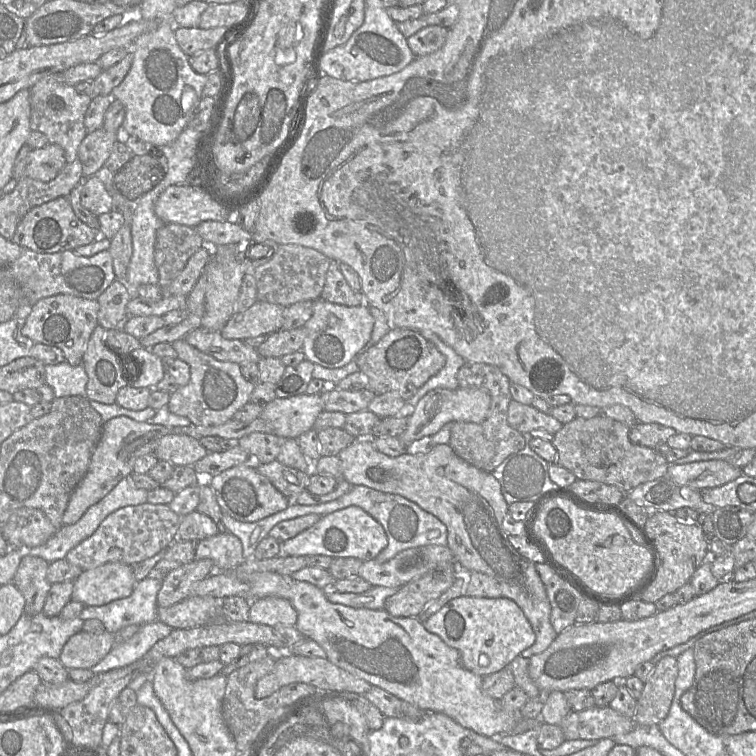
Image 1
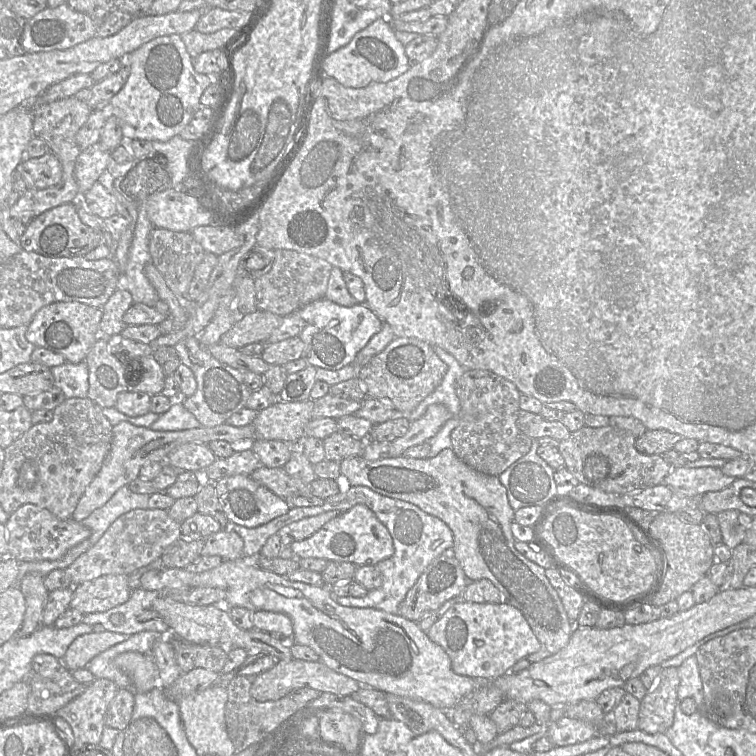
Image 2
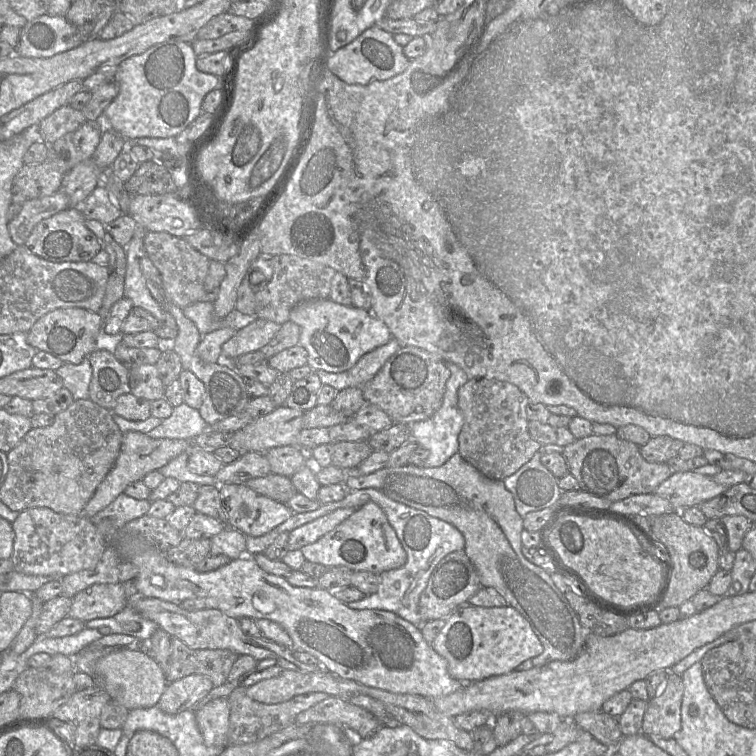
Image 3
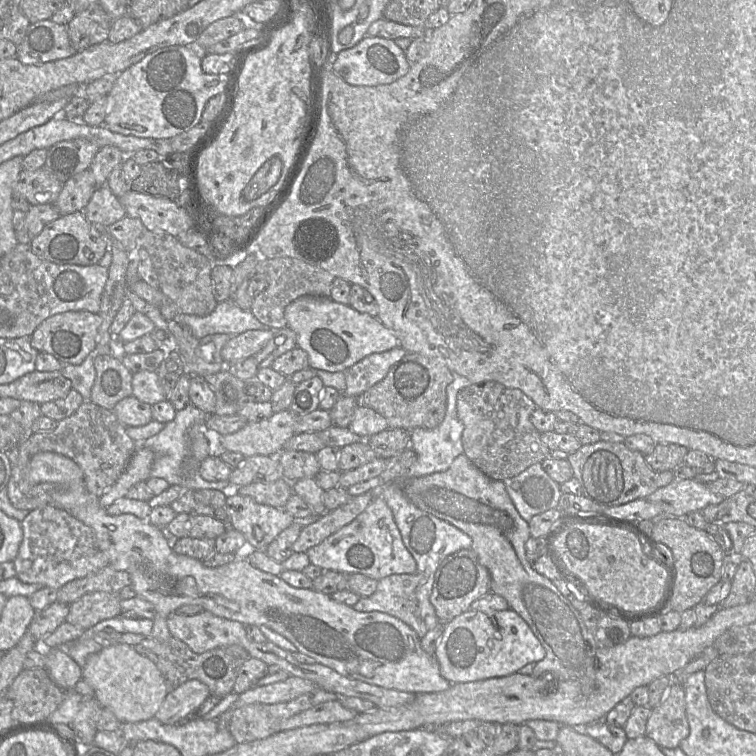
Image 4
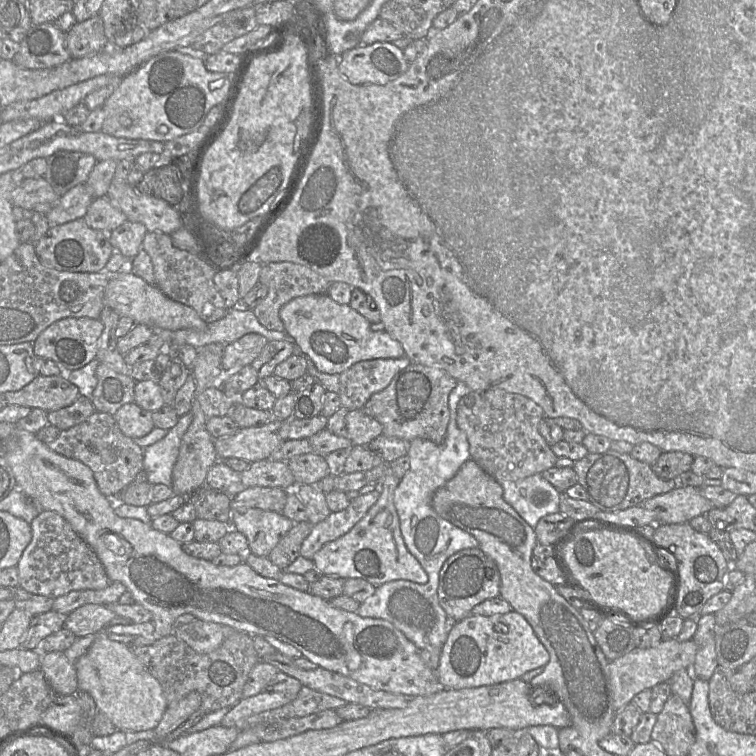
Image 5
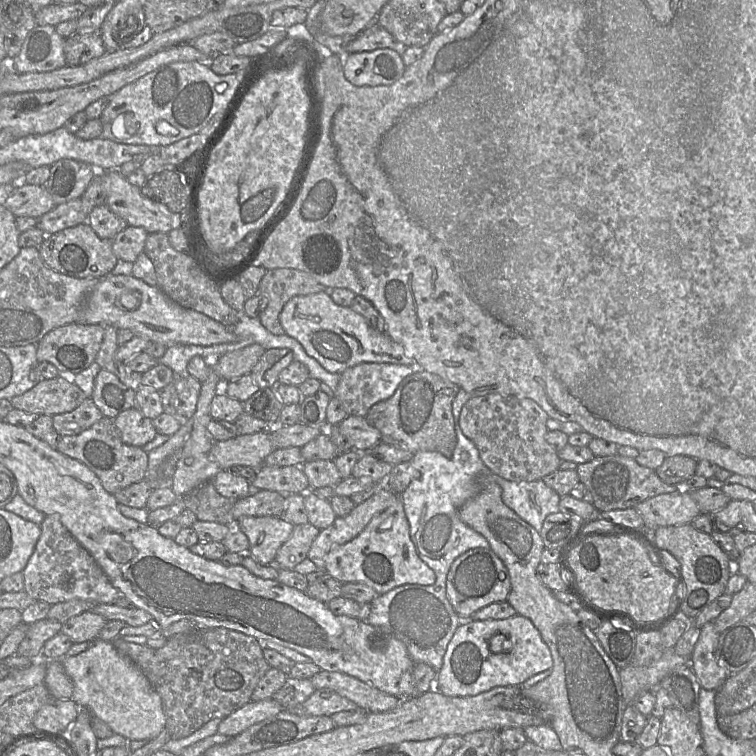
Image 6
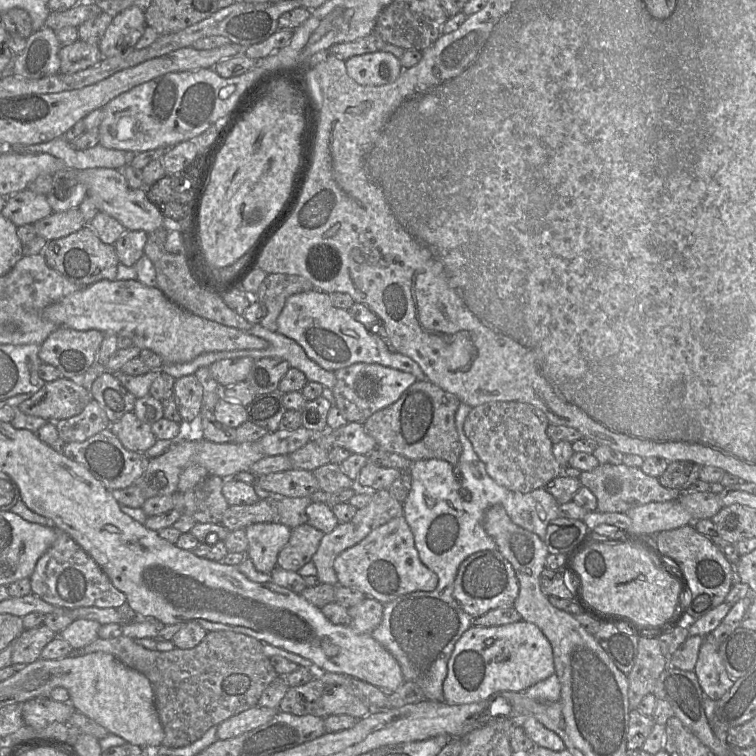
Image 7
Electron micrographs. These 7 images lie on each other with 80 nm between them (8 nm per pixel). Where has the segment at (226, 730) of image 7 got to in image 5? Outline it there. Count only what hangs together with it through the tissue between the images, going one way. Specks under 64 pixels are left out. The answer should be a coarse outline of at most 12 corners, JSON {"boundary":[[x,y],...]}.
{"boundary":[[263,691],[242,698],[221,725],[236,727],[254,714],[282,707],[297,695]]}

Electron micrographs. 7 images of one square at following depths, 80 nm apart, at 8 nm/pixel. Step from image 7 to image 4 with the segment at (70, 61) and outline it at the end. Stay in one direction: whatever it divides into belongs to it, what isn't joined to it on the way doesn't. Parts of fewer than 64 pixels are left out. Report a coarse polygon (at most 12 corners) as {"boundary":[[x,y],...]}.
{"boundary":[[99,2],[67,24],[73,48],[107,41],[112,20]]}

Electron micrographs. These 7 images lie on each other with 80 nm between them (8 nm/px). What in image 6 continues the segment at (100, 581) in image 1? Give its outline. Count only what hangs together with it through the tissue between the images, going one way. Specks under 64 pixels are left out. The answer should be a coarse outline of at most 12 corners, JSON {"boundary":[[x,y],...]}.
{"boundary":[[88,610],[63,623],[73,643],[94,641],[107,622]]}

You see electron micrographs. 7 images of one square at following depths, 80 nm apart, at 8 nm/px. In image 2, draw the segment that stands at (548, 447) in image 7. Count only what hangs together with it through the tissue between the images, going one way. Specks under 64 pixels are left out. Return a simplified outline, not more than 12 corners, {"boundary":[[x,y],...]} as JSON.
{"boundary":[[491,371],[457,381],[457,457],[498,476],[533,439],[516,424],[520,395]]}

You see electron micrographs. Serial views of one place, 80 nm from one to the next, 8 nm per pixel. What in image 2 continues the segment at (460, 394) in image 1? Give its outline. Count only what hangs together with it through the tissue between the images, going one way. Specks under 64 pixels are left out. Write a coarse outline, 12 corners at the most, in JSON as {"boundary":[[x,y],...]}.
{"boundary":[[442,404],[428,406],[391,443],[390,457],[428,441],[452,417]]}

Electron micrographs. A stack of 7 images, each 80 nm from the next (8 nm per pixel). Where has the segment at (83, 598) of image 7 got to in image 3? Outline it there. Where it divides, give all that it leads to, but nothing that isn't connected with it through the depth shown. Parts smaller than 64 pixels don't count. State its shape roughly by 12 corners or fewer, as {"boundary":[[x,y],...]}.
{"boundary":[[48,507],[12,522],[16,572],[93,569],[106,542],[84,515]]}

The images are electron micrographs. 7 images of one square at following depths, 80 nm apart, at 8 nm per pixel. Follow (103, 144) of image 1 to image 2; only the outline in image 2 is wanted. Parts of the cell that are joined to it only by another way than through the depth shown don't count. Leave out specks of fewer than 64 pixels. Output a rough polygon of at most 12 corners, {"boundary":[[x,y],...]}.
{"boundary":[[99,142],[80,152],[74,168],[79,196],[107,169],[111,152]]}

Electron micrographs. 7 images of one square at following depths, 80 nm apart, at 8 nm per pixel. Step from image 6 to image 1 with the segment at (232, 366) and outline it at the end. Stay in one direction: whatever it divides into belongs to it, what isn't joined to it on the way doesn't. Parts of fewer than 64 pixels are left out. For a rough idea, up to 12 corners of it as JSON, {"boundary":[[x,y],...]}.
{"boundary":[[257,300],[221,334],[245,340],[282,328],[285,307]]}

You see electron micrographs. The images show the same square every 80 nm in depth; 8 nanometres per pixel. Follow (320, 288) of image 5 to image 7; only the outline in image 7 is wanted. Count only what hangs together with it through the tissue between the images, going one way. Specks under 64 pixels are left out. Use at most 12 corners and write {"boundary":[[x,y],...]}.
{"boundary":[[267,274],[254,300],[267,314],[261,325],[277,332],[288,297],[315,289],[306,278]]}

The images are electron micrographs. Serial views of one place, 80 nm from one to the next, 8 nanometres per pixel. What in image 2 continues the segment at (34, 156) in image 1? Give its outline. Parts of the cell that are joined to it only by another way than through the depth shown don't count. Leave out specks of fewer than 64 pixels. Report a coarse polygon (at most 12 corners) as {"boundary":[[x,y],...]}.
{"boundary":[[51,151],[24,158],[22,175],[27,189],[57,185],[63,175]]}

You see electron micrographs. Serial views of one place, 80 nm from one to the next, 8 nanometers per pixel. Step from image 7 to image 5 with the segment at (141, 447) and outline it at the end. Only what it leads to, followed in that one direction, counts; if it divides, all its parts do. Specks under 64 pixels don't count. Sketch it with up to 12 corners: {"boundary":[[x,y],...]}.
{"boundary":[[135,402],[119,408],[114,418],[132,439],[155,427],[152,412]]}

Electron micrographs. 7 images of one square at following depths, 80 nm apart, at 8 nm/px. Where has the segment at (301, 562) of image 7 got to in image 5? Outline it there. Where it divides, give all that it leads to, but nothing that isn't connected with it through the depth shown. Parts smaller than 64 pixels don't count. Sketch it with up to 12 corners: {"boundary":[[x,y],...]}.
{"boundary":[[310,522],[295,523],[270,552],[285,570],[300,556]]}

